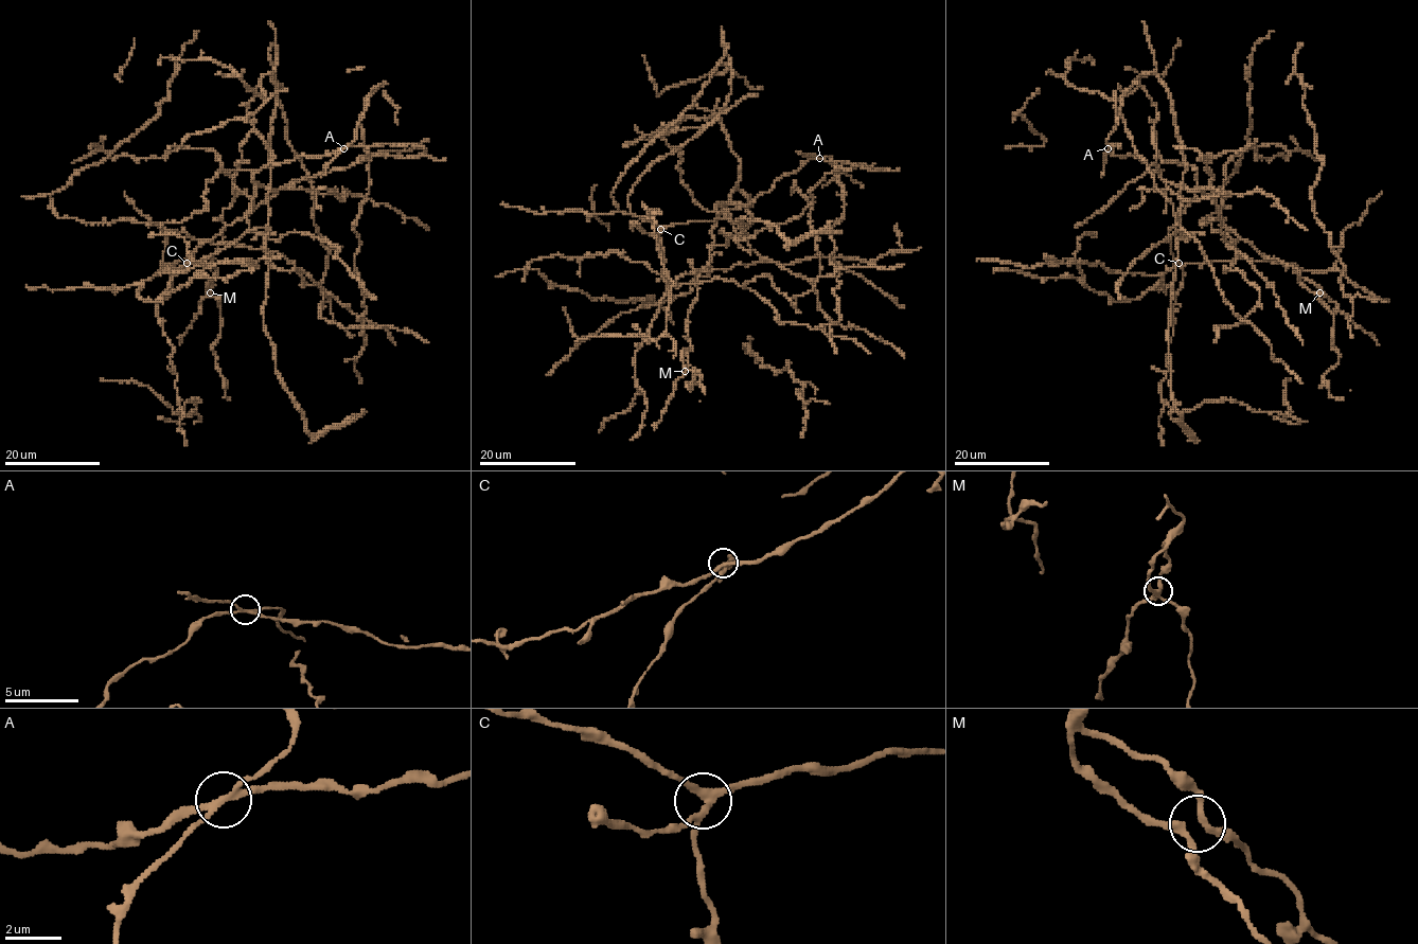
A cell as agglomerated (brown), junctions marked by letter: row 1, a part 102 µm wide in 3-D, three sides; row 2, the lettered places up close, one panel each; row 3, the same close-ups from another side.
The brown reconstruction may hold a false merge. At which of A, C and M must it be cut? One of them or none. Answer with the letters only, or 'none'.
A

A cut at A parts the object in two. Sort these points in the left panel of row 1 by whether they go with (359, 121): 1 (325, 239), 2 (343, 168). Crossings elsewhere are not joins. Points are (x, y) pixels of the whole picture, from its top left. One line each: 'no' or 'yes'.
1: no
2: no

